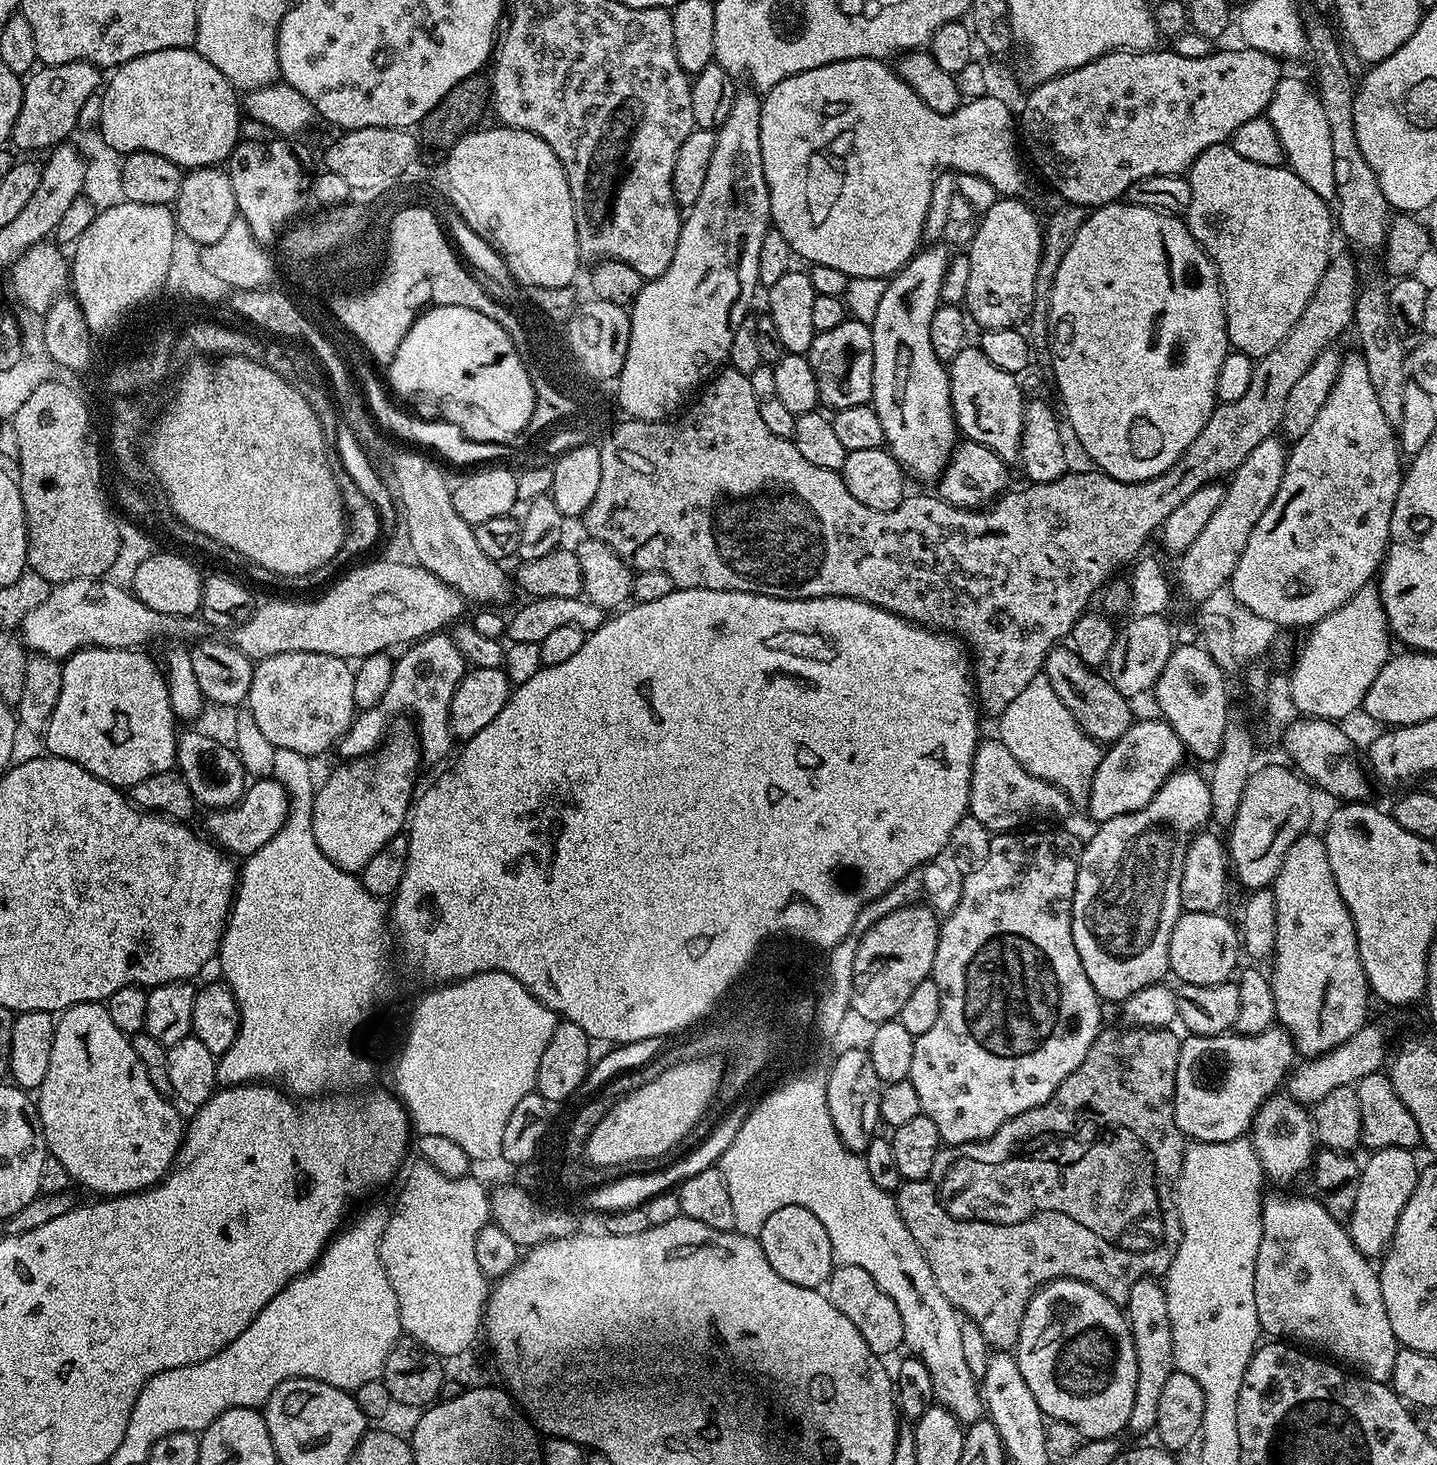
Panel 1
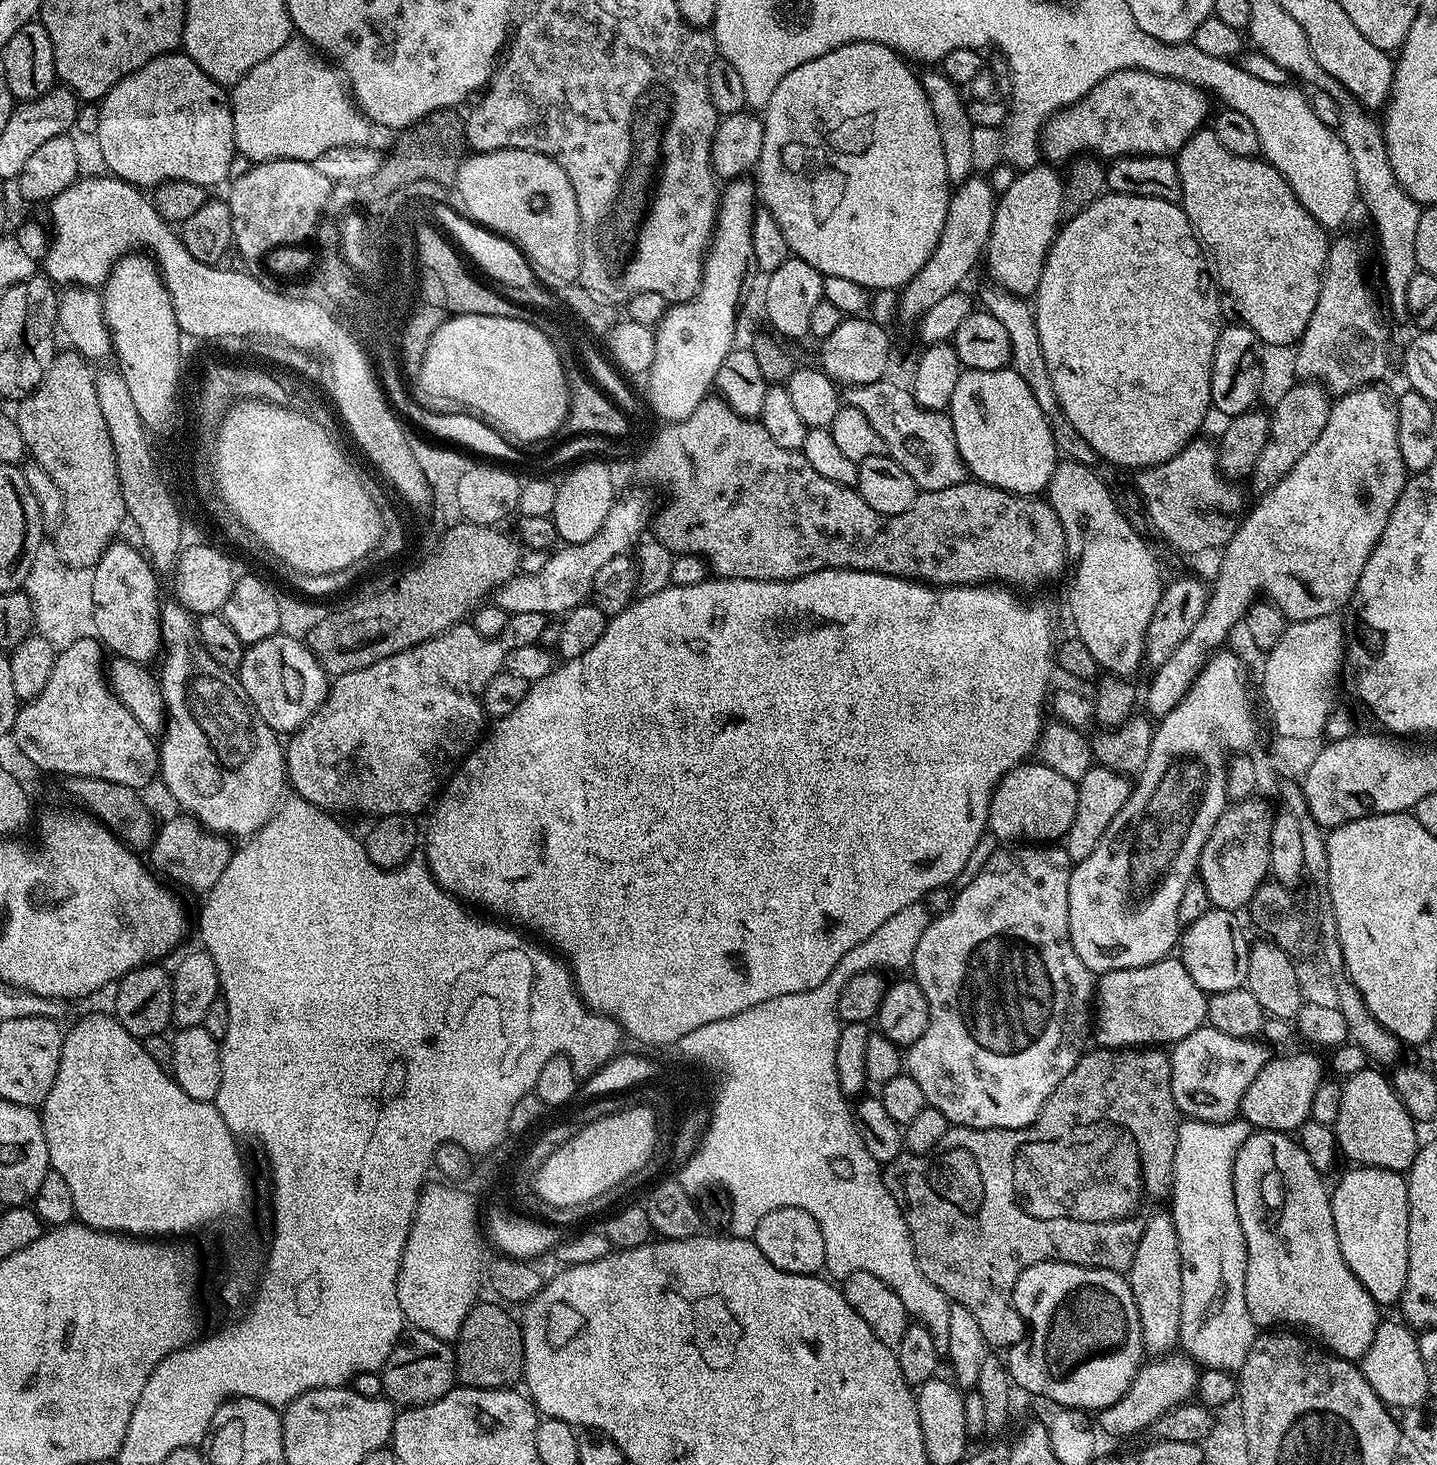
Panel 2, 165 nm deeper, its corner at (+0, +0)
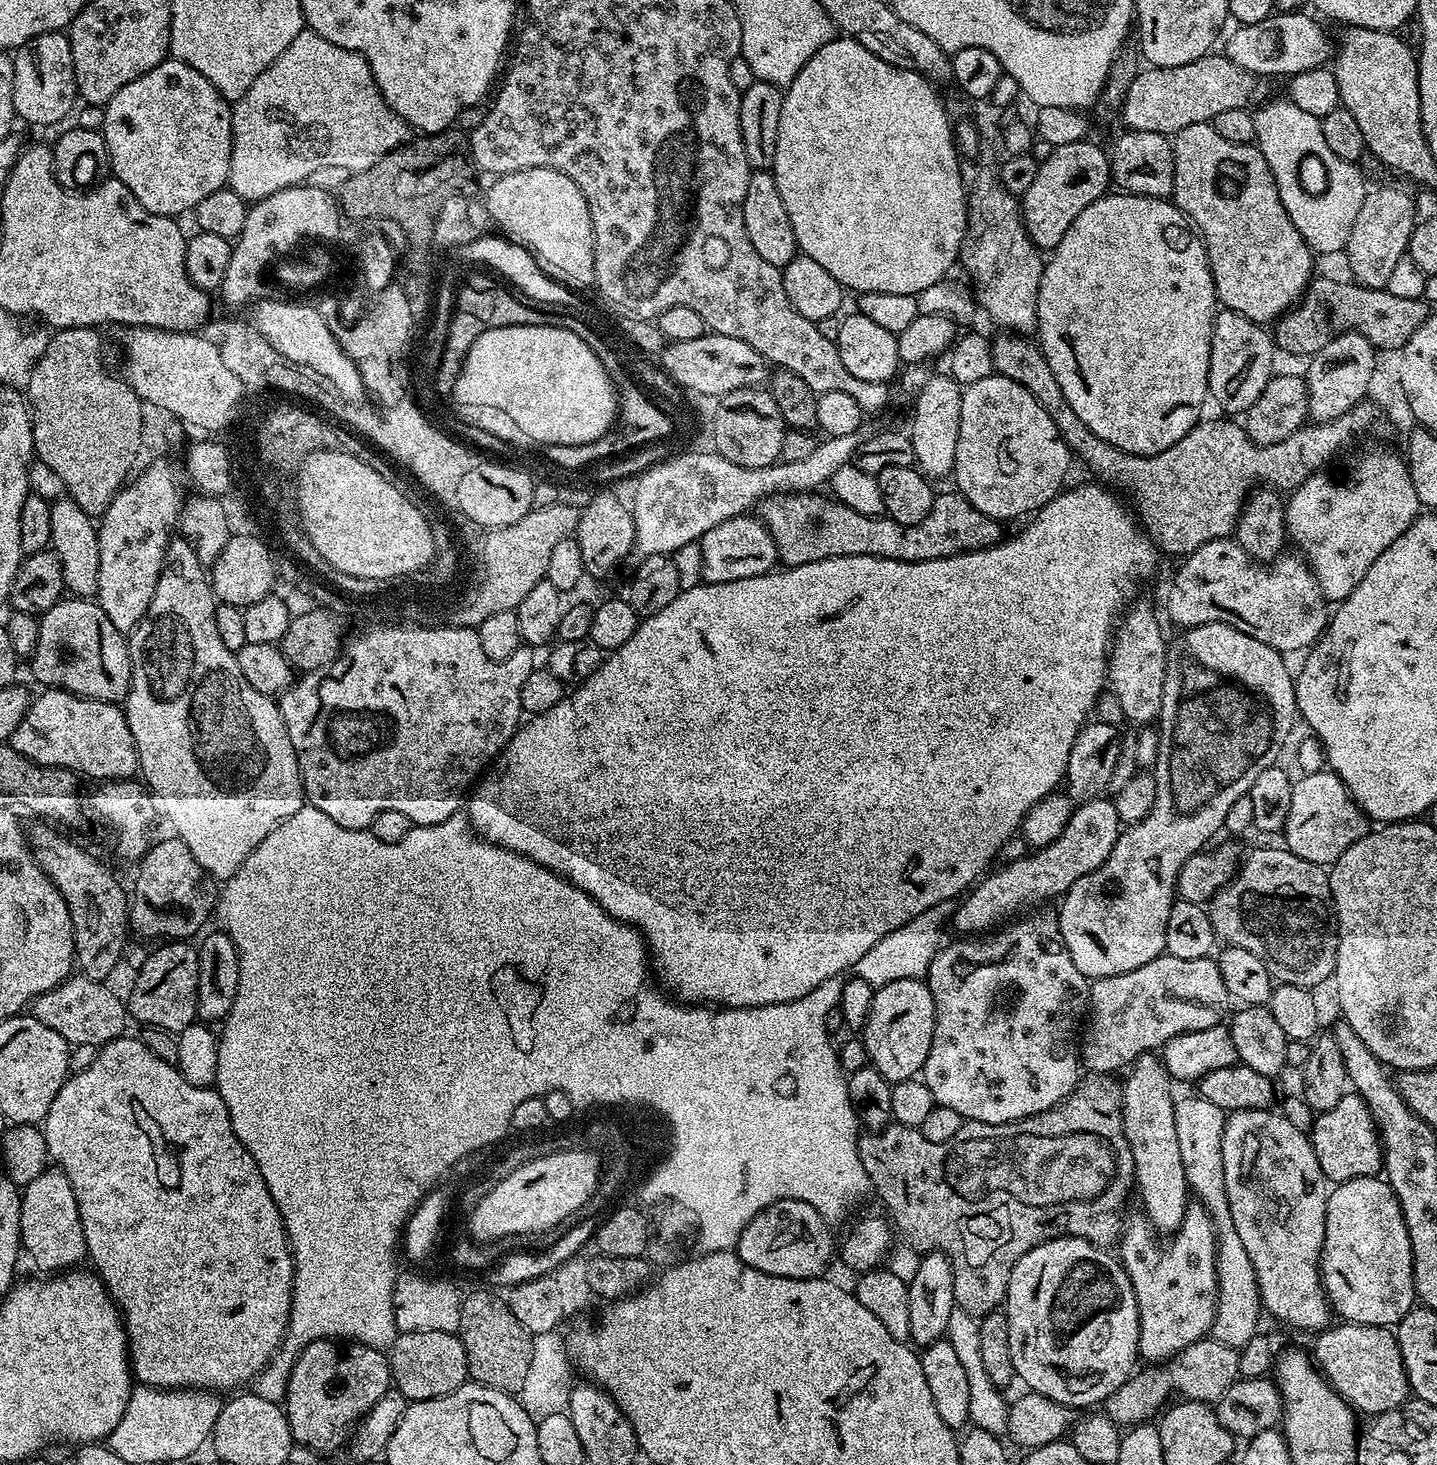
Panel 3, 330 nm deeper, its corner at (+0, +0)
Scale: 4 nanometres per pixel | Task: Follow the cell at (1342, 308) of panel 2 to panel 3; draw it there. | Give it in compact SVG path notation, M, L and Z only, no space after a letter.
M1376 188L1365 191L1364 201L1358 209L1358 218L1350 229L1346 249L1351 279L1365 288L1386 289L1390 274L1400 259L1406 256L1408 240L1416 229L1418 215L1412 196L1404 188Z

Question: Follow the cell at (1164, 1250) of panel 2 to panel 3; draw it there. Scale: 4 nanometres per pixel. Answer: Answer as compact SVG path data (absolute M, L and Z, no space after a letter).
M1144 1053L1134 1060L1127 1071L1127 1078L1121 1085L1121 1112L1123 1114L1123 1132L1128 1154L1138 1178L1142 1208L1150 1225L1159 1233L1171 1234L1180 1228L1185 1210L1190 1203L1190 1189L1185 1180L1185 1167L1182 1166L1182 1154L1178 1151L1178 1134L1174 1121L1174 1095L1170 1090L1172 1079L1164 1068L1163 1061L1155 1053Z

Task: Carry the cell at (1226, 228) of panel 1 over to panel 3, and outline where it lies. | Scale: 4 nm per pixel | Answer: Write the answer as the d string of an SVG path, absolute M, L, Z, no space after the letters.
M1212 123L1186 126L1172 140L1174 154L1174 190L1171 199L1188 217L1208 251L1208 265L1214 278L1217 301L1227 311L1250 318L1255 324L1271 325L1293 304L1300 303L1309 280L1313 279L1314 253L1290 222L1286 206L1278 194L1274 174L1255 143L1226 142Z

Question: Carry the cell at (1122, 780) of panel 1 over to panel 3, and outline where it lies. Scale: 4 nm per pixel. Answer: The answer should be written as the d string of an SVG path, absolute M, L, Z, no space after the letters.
M1095 798L1077 803L1068 825L1049 845L1035 849L1020 860L1005 863L1005 868L997 872L989 871L956 904L956 912L950 921L951 927L956 927L960 934L987 933L1001 922L1015 917L1015 912L1023 906L1024 900L1032 904L1035 900L1048 900L1051 896L1063 897L1068 888L1078 882L1078 878L1098 870L1098 866L1106 862L1110 850L1114 850L1114 842L1122 831L1122 821L1118 818L1115 803L1111 799L1104 799Z

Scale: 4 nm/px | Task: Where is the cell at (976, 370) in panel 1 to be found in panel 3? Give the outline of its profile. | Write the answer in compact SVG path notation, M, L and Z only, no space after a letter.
M993 374L963 389L954 481L960 495L968 499L974 510L982 510L982 514L1001 522L1016 520L1019 516L1031 517L1060 495L1065 487L1064 475L1068 472L1068 463L1073 463L1073 460L1050 414L1046 414L1038 398L1034 398L1030 390L1018 386L1018 382Z

